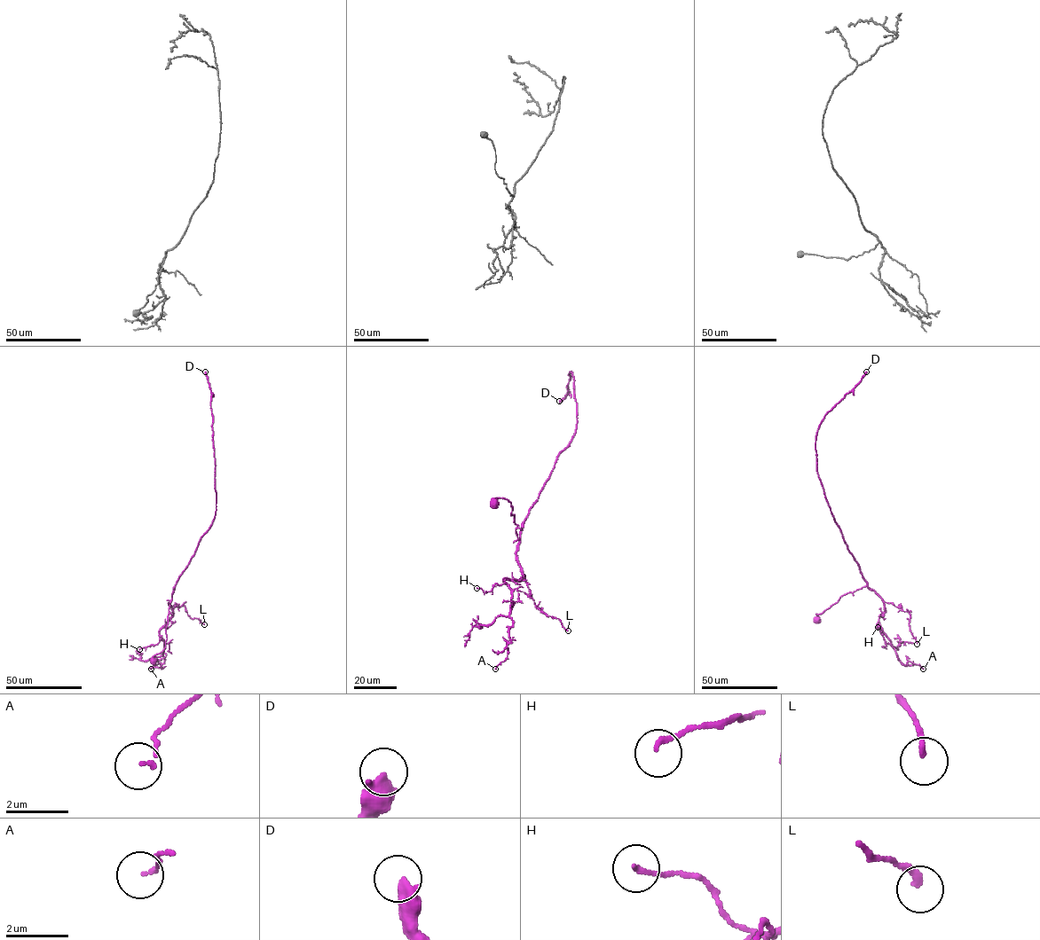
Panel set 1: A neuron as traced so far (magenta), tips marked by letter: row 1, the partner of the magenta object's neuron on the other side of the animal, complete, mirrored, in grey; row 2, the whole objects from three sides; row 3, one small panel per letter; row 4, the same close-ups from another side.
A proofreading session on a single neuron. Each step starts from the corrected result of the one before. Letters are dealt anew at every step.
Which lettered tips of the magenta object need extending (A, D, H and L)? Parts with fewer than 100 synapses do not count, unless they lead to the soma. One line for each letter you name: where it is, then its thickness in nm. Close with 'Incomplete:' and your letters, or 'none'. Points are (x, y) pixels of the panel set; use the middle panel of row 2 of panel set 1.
D: Place: (559, 401). Thickness 550 nm
Incomplete: D

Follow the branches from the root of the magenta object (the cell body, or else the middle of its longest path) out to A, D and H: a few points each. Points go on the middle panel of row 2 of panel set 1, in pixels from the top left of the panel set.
A: (493, 503), (504, 498), (513, 507), (523, 575), (504, 579), (513, 624), (508, 657), (495, 669)
D: (493, 503), (499, 497), (510, 502), (520, 540), (529, 511), (576, 430), (571, 372), (568, 394), (559, 401)
H: (493, 503), (504, 498), (513, 507), (523, 575), (504, 579), (486, 592), (476, 588)

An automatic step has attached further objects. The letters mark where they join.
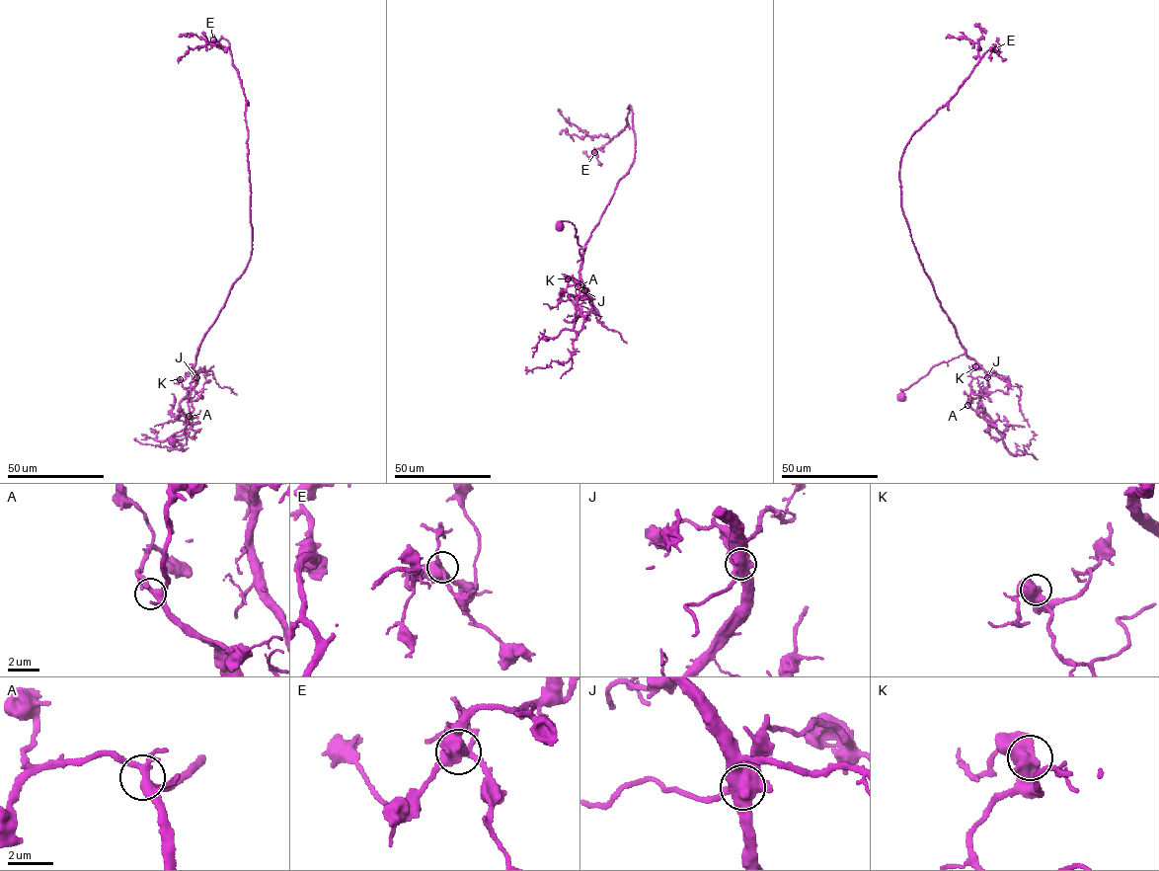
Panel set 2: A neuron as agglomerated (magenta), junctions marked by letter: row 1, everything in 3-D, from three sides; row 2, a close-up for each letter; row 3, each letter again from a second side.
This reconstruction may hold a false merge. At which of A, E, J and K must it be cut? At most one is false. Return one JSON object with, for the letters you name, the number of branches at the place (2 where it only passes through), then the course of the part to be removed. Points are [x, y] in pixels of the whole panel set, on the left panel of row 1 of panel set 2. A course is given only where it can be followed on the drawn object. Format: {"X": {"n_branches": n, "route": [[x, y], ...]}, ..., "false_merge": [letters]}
{"J": {"n_branches": 5, "route": [[196, 377], [187, 388], [193, 409], [188, 423], [195, 432], [194, 436], [189, 436], [188, 432]]}, "false_merge": ["J"]}

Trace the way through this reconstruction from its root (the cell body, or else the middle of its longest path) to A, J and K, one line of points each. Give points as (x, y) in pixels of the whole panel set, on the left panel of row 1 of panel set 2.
A: (172, 441), (171, 435), (188, 423), (195, 362), (193, 370), (195, 378), (187, 388), (193, 409), (189, 416)
J: (172, 441), (171, 435), (188, 423), (195, 362), (193, 370), (196, 377)
K: (172, 441), (171, 435), (188, 423), (195, 362), (193, 370), (195, 378), (191, 386), (185, 388), (180, 379)

